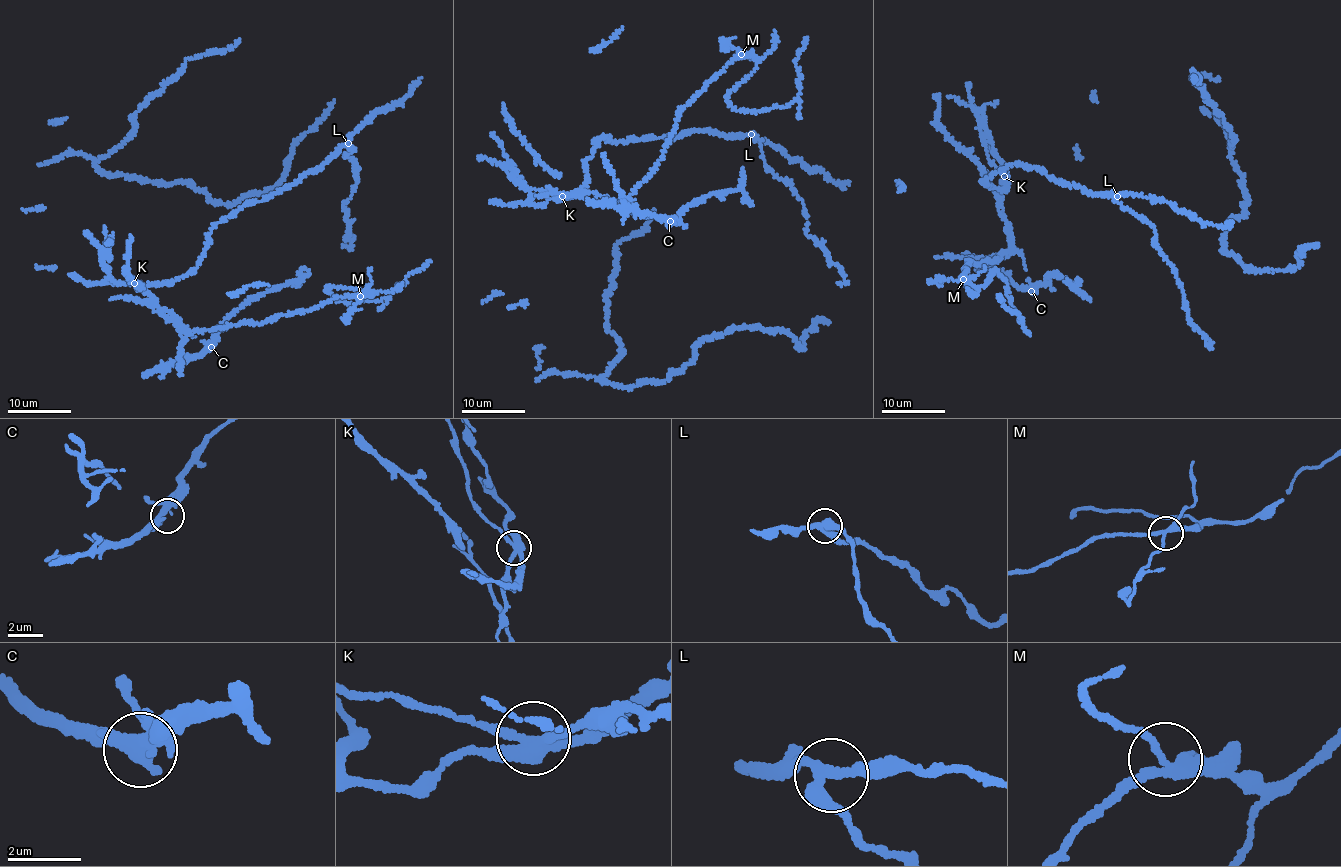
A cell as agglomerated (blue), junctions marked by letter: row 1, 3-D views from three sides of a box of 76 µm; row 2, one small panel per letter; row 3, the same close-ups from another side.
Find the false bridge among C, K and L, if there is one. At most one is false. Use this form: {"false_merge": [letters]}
{"false_merge": ["K"]}

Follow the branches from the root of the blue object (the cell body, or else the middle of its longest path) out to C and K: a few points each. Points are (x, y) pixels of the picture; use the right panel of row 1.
C: (1111, 191), (1068, 186), (1018, 163), (984, 182), (1006, 185), (998, 210), (1031, 291)
K: (1111, 191), (1095, 194), (1068, 186), (1018, 163), (984, 182), (1002, 190), (1004, 176)

